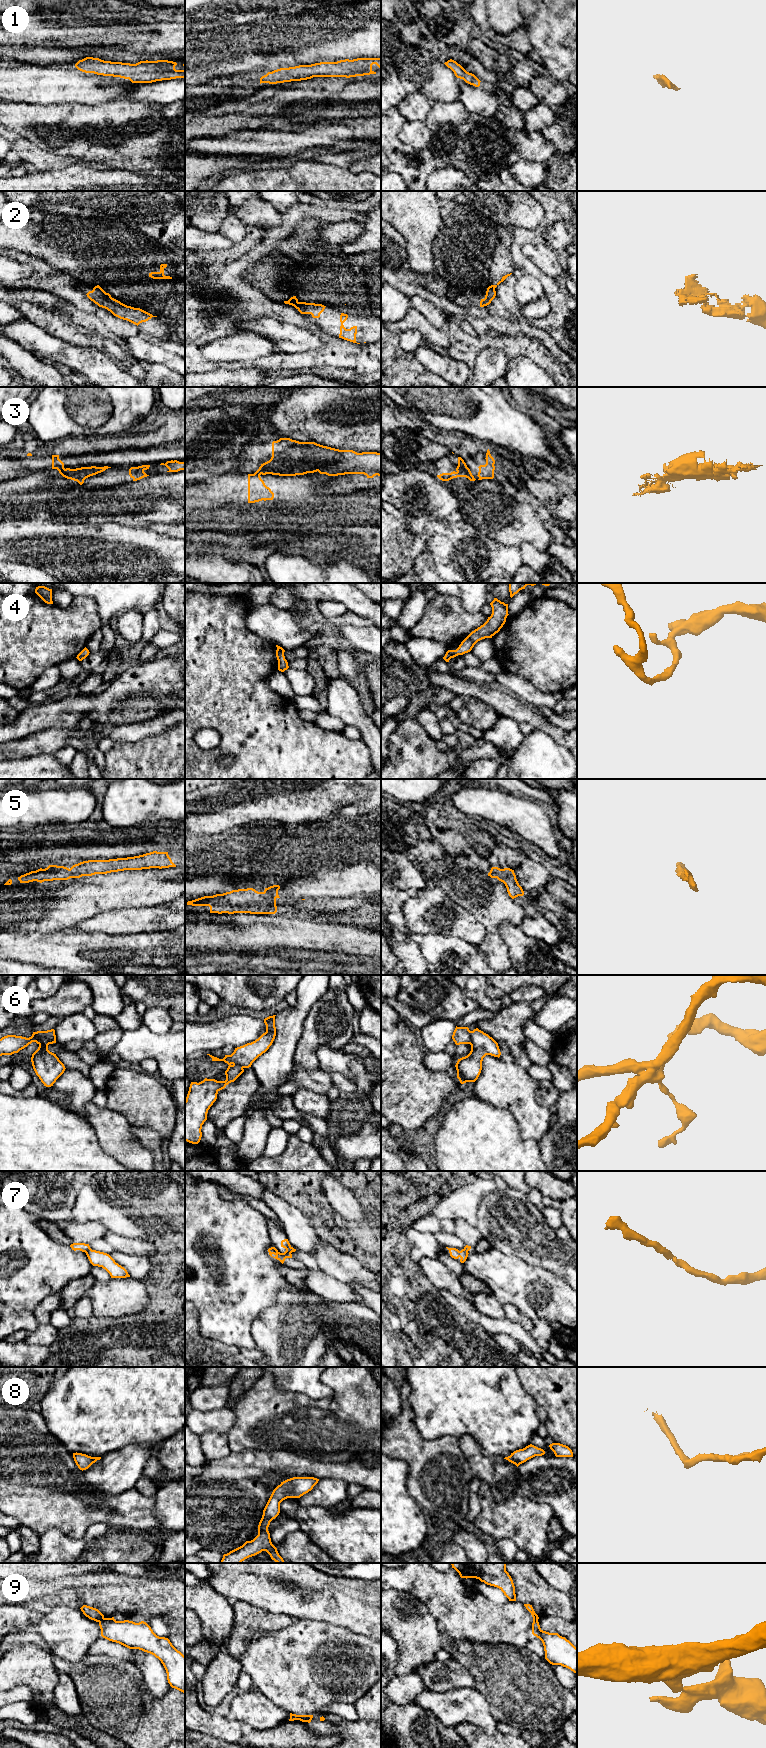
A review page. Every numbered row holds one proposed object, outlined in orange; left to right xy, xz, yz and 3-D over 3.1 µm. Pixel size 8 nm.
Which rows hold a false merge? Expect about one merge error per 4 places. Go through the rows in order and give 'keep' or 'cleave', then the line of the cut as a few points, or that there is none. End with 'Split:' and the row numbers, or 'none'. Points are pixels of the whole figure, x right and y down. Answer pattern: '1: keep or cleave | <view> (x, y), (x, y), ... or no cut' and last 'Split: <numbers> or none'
1: keep | no cut
2: cleave | xz (297, 301), (290, 304)
3: cleave | xy (72, 469), (70, 478)
4: keep | no cut
5: keep | no cut
6: cleave | xy (43, 1031), (50, 1043)
7: cleave | xy (91, 1249), (85, 1252)
8: keep | no cut
9: cleave | xy (103, 1617), (99, 1622)
Split: 2, 3, 6, 7, 9

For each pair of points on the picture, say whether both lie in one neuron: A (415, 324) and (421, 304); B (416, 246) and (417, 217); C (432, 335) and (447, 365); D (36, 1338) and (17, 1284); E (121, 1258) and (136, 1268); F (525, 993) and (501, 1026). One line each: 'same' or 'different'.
A: different
B: same
C: different
D: different
E: same
F: different

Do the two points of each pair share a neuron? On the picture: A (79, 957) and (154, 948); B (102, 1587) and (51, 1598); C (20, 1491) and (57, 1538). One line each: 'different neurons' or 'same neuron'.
A: same neuron
B: same neuron
C: different neurons

